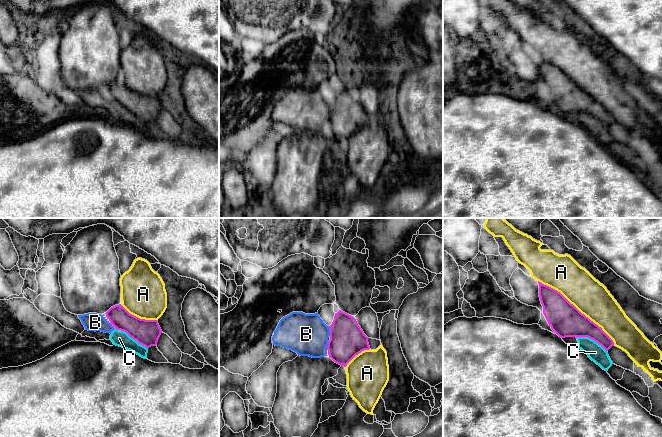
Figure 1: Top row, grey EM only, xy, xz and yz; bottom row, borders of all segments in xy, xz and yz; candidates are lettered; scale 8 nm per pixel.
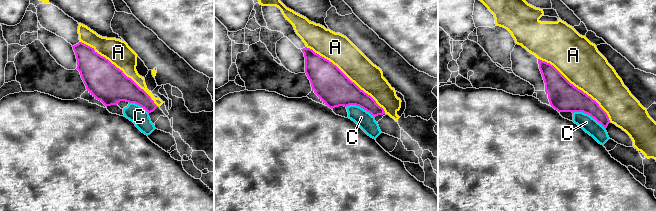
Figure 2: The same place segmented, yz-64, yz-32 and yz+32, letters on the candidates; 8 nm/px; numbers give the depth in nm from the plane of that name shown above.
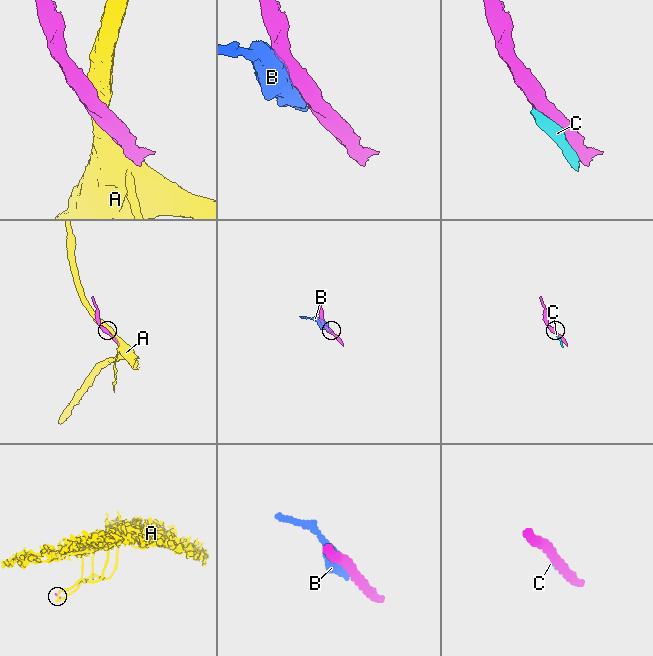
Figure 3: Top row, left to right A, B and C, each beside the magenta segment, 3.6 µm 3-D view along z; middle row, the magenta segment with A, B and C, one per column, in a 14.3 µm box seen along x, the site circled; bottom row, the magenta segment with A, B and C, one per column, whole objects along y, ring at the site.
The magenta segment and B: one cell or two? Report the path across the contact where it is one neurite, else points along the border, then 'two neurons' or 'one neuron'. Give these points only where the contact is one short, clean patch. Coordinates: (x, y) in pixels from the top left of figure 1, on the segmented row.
two neurons

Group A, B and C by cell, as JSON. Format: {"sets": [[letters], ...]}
{"sets": [["A"], ["B", "C"]]}

